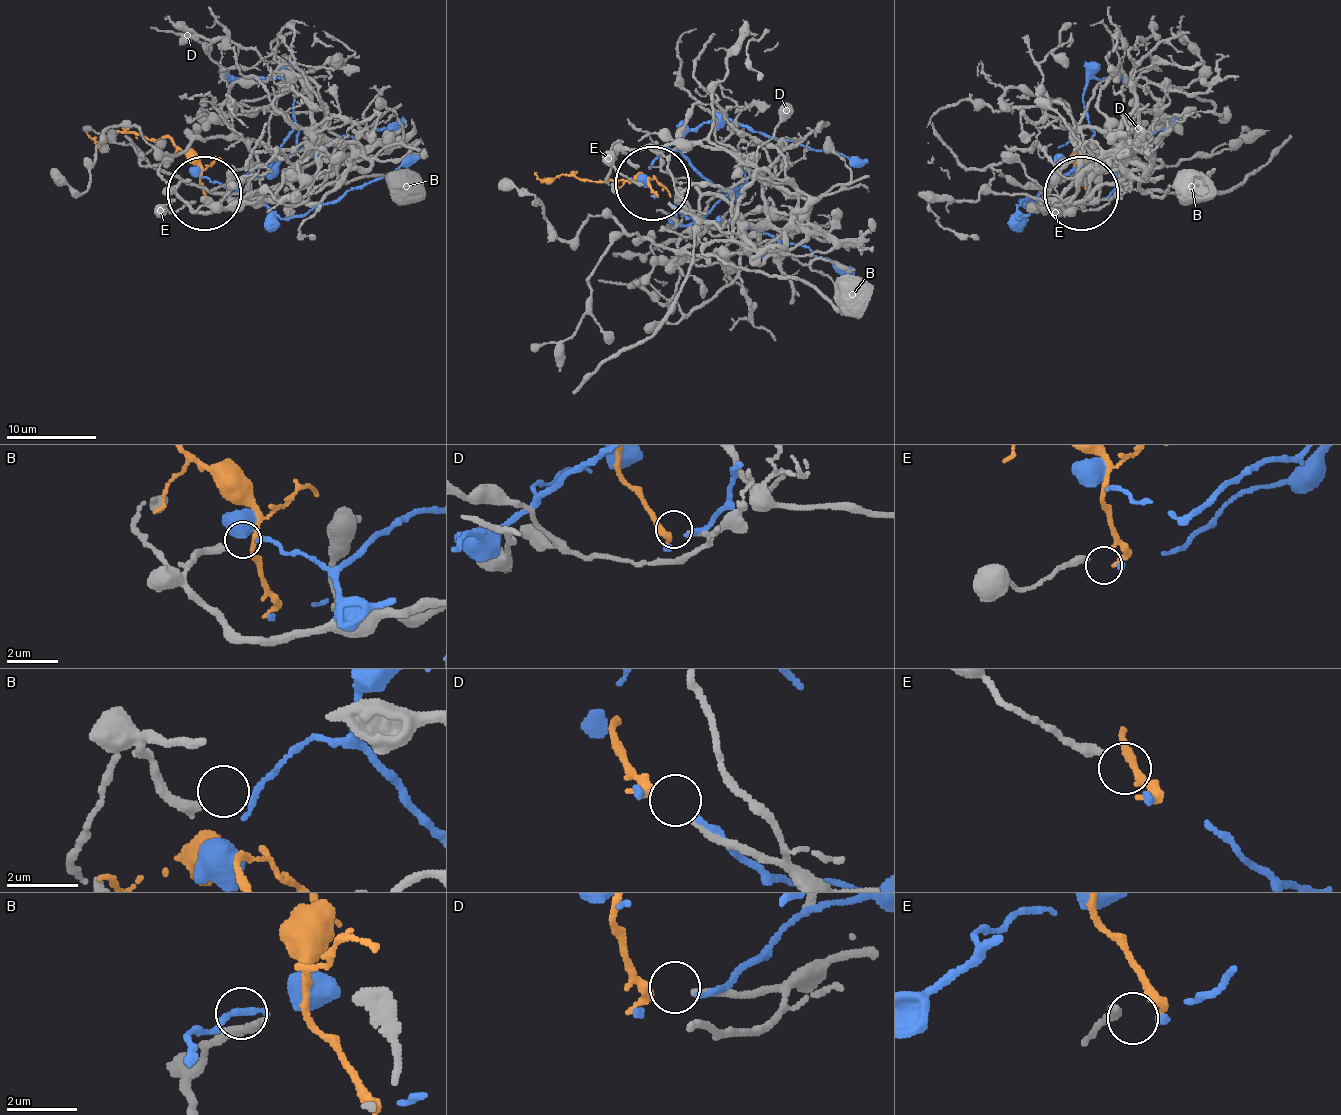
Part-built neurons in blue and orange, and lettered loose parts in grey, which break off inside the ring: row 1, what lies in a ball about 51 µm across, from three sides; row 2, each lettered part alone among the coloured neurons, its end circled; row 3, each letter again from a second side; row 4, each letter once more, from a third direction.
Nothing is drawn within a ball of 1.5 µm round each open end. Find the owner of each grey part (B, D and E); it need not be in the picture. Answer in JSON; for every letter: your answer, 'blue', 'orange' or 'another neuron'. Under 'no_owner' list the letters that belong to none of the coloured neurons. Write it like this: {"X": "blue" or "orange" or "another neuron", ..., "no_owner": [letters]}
{"B": "another neuron", "D": "orange", "E": "blue", "no_owner": ["B"]}

